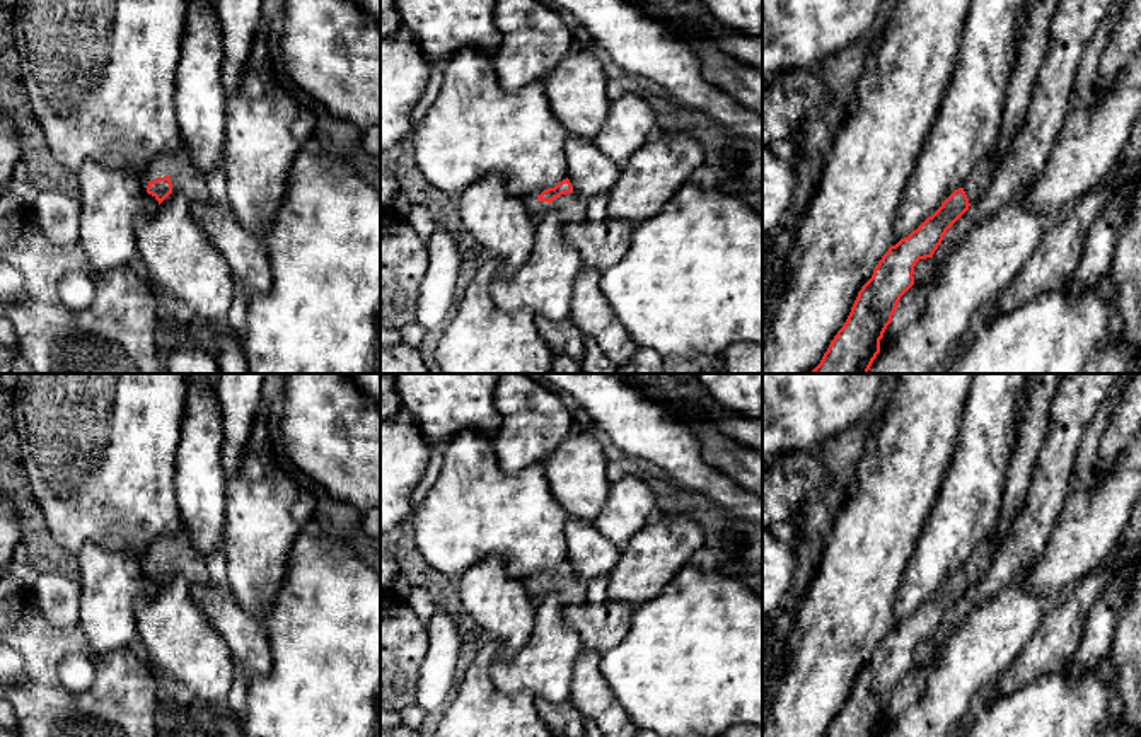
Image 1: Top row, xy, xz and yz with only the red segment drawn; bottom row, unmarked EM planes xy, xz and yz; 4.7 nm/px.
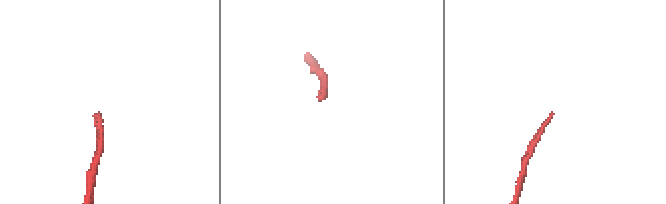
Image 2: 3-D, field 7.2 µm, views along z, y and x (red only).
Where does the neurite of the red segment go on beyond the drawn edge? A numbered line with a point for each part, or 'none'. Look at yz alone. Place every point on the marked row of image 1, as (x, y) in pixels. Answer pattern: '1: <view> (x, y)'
1: yz (983, 173)

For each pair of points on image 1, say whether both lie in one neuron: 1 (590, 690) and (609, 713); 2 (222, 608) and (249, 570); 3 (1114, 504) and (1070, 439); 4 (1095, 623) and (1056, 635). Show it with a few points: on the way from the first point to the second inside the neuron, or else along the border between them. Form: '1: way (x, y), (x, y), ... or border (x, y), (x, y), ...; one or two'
1: way (590, 695), (604, 708); one
2: border (227, 584), (234, 599), (246, 611), (263, 618); two
3: border (1095, 413), (1080, 444), (1075, 480), (1070, 488); two
4: border (1104, 591), (1088, 613), (1083, 638), (1070, 664); two

